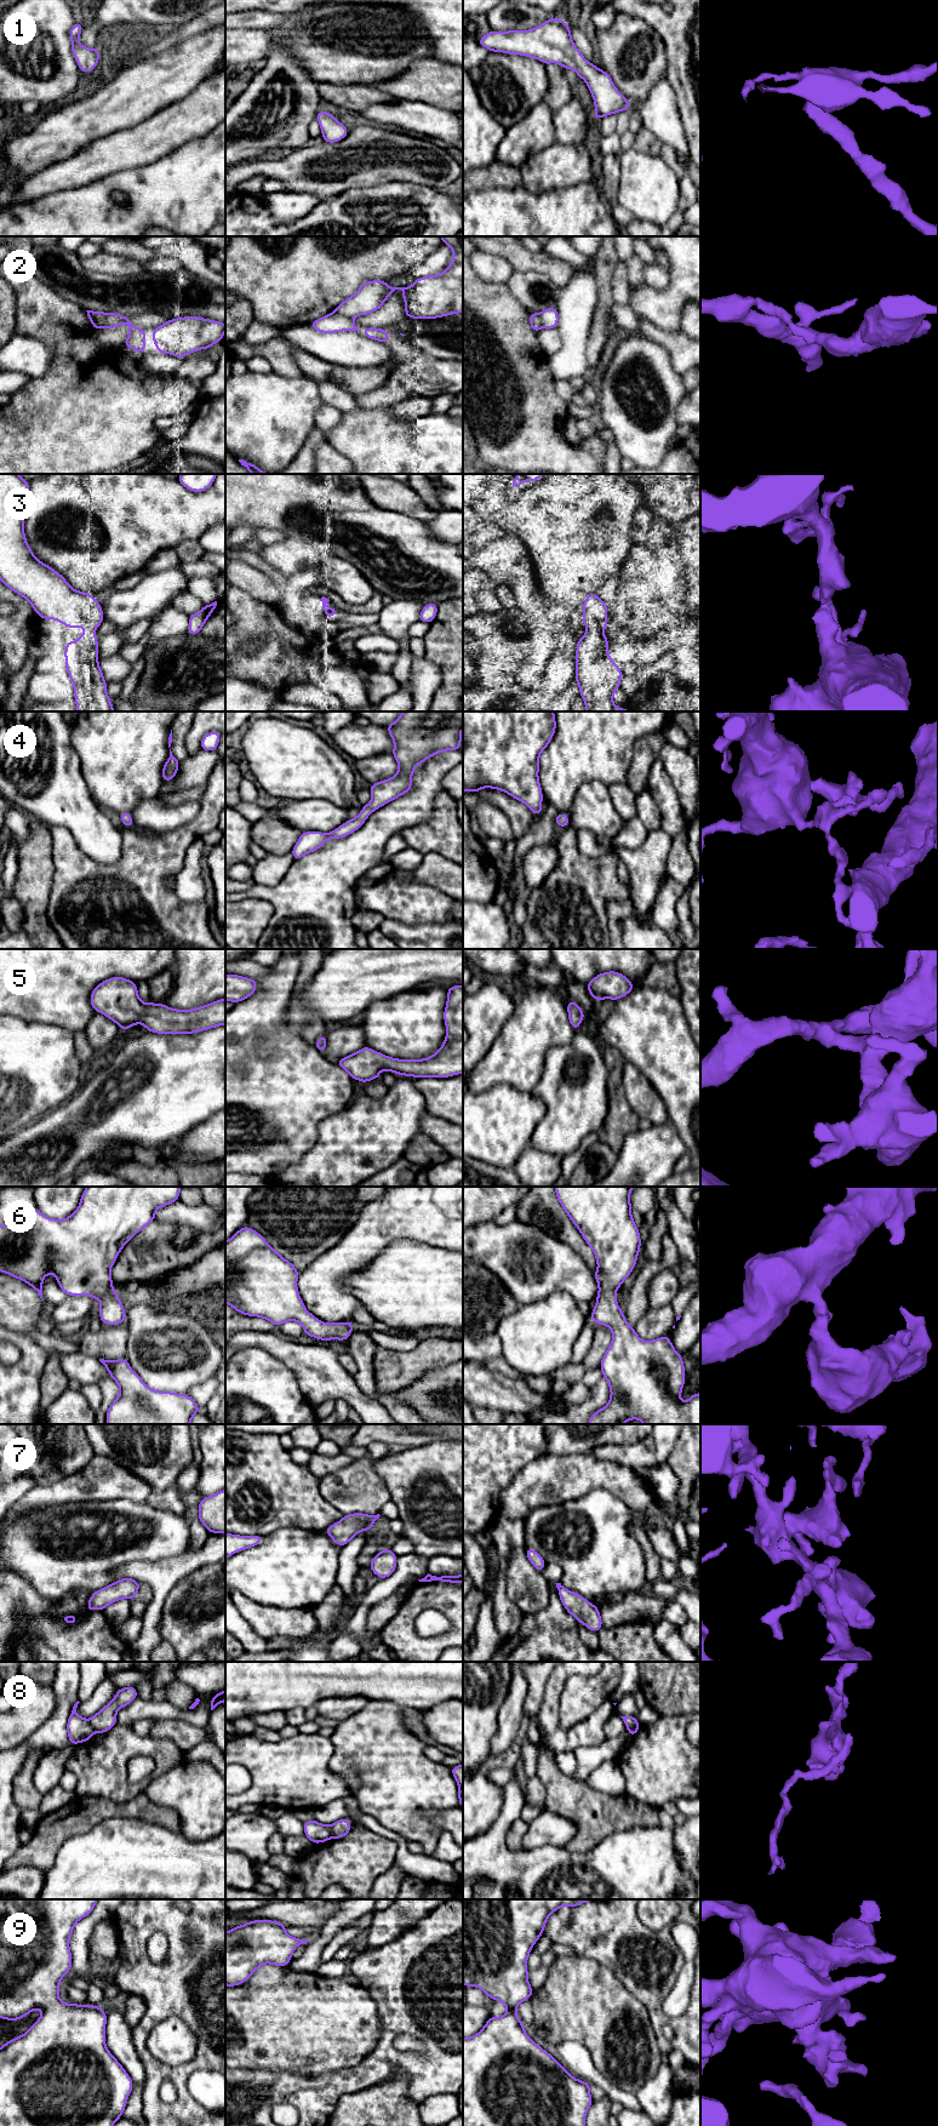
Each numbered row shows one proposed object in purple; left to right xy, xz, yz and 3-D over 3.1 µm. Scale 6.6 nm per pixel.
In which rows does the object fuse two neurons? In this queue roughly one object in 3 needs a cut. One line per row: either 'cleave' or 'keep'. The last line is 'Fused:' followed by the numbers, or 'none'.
1: keep
2: cleave
3: keep
4: keep
5: keep
6: keep
7: keep
8: cleave
9: keep
Fused: 2, 8

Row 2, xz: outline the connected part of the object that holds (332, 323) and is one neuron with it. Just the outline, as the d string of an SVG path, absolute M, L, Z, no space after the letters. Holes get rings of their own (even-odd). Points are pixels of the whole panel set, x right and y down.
M336 310L309 324L314 330L321 333L334 333L343 331L360 331L353 319L347 318Z

